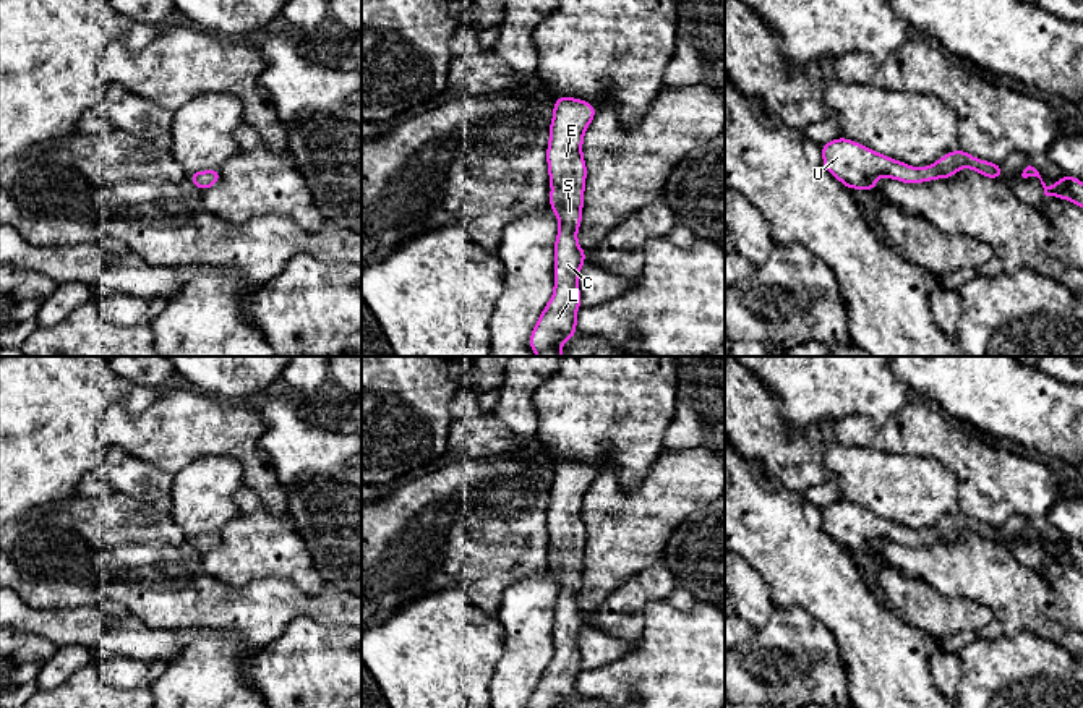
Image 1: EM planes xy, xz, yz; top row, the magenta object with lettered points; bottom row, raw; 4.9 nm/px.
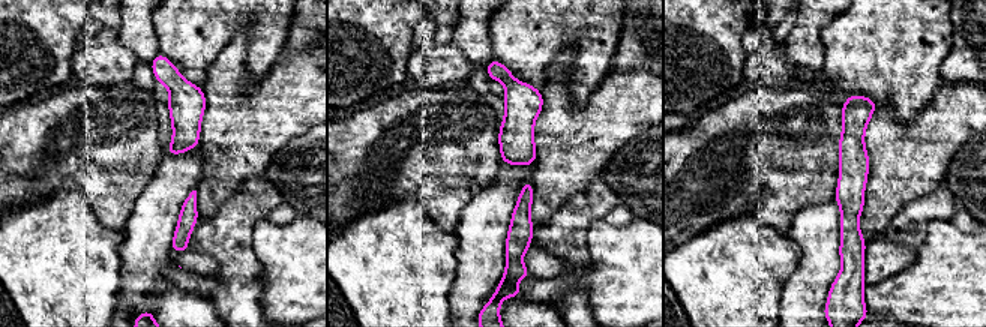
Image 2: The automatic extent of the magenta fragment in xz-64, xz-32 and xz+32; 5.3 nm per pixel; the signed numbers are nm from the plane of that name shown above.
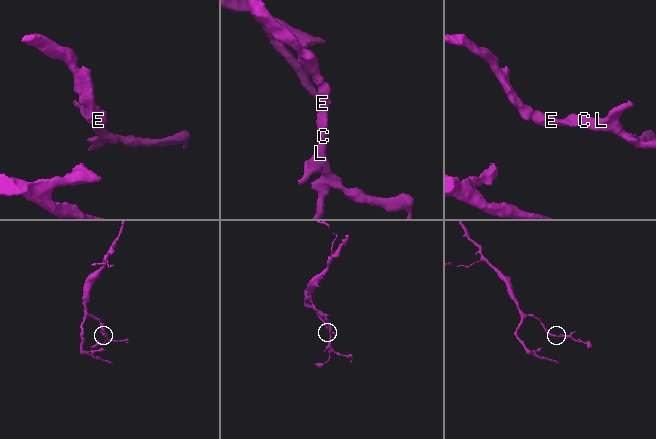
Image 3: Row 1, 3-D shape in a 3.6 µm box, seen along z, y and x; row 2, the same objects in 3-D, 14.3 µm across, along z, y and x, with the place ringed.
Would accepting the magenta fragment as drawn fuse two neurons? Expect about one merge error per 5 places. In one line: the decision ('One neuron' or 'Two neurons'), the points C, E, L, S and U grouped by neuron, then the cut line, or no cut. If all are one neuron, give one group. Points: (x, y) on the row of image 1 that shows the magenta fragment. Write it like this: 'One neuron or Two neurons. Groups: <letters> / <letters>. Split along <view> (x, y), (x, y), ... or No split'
One neuron. Groups: C E L S U. No split

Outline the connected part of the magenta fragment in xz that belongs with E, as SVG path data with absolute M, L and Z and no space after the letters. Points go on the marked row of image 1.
M574 97L554 99L553 110L554 117L550 123L550 144L546 149L550 185L553 188L548 201L559 219L559 232L554 241L554 293L545 306L529 340L529 347L538 356L563 356L559 347L577 332L576 313L580 308L577 275L585 262L585 251L577 245L576 238L582 219L587 177L587 167L582 159L582 139L597 113L597 109L592 104Z

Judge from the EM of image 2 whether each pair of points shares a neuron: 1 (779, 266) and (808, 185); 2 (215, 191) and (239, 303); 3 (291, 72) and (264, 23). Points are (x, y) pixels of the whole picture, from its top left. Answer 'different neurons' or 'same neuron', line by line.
1: different neurons
2: different neurons
3: different neurons

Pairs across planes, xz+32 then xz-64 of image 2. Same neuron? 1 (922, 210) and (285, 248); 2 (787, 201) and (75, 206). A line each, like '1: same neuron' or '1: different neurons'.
1: different neurons
2: different neurons

